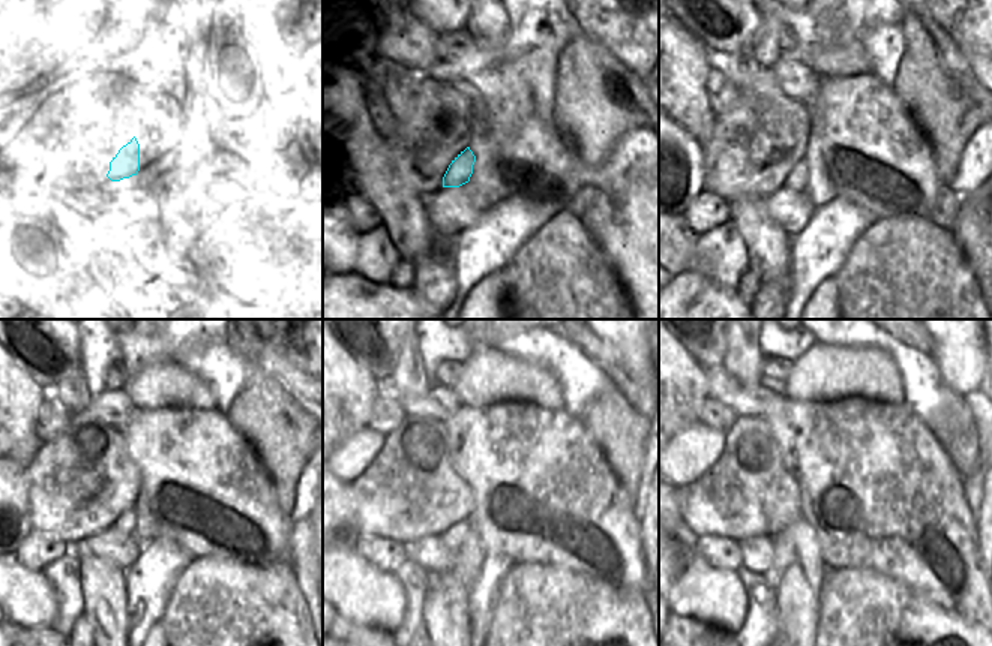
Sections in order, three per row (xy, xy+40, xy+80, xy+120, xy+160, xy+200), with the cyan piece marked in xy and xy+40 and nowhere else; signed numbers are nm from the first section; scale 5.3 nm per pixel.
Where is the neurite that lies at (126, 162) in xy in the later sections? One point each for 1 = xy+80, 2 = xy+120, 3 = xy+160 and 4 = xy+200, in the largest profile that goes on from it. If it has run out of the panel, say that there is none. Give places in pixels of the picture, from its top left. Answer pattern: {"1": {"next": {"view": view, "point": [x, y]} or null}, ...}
{"1": {"next": {"view": "xy+80", "point": [797, 179]}}, "2": {"next": {"view": "xy+120", "point": [126, 522]}}, "3": {"next": {"view": "xy+160", "point": [453, 537]}}, "4": {"next": {"view": "xy+200", "point": [784, 541]}}}

